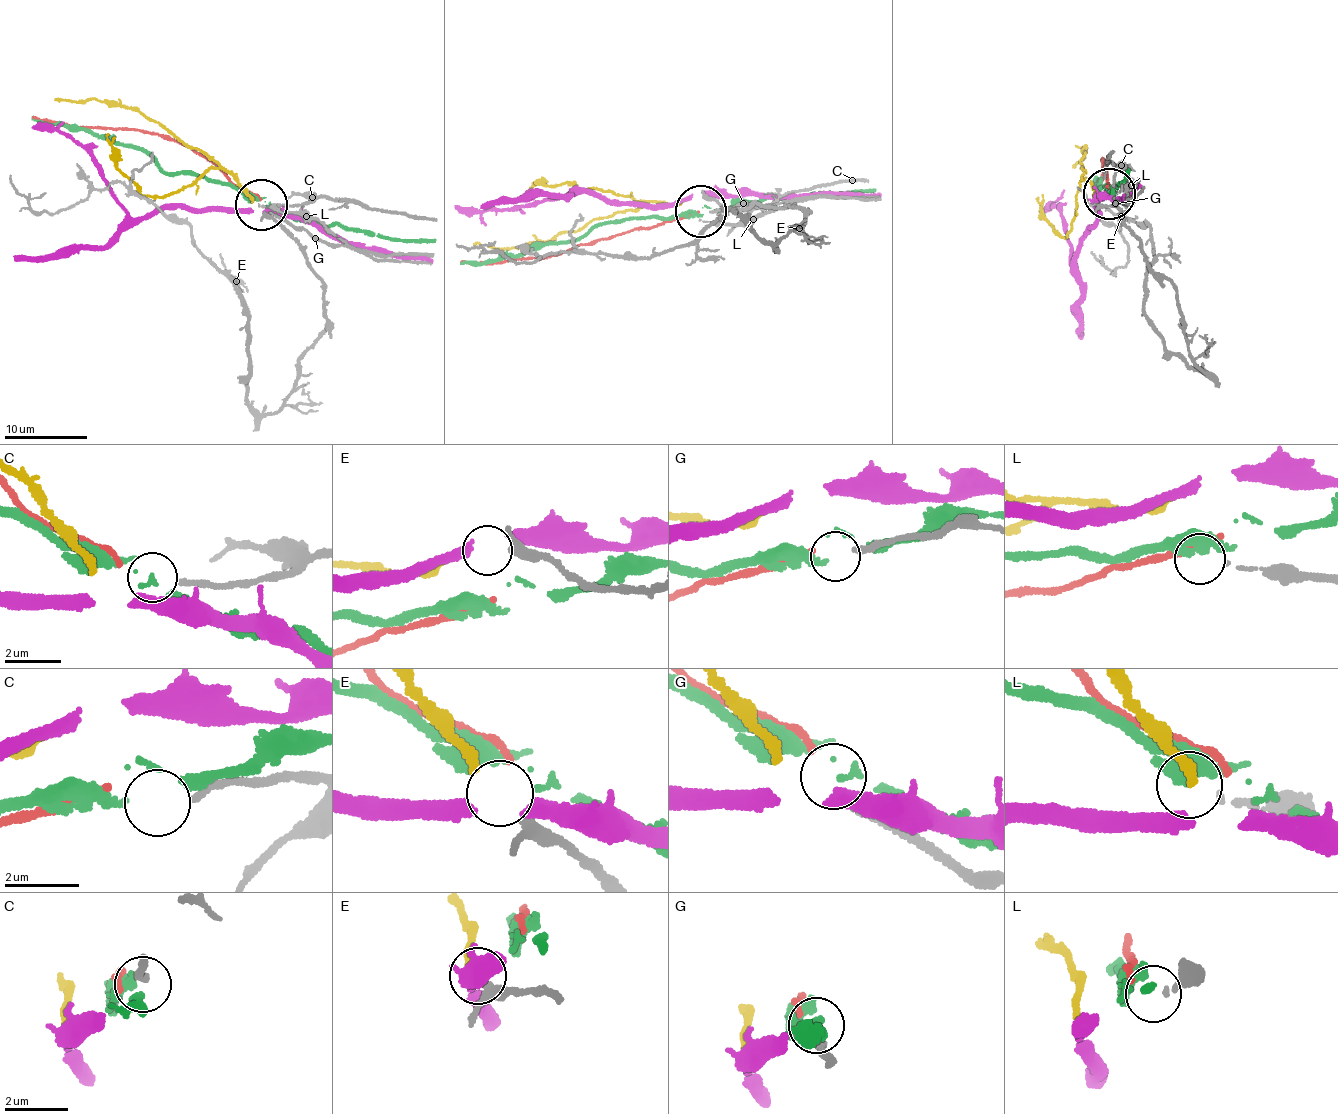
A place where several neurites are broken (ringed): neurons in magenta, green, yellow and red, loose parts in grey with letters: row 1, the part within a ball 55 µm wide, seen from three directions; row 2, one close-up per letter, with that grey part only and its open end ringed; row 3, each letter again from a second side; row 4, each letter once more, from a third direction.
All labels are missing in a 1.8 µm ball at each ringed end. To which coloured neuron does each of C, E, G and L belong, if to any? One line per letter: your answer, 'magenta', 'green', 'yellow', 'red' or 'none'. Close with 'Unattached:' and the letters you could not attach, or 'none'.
C: none
E: yellow
G: red
L: none
Unattached: C, L

